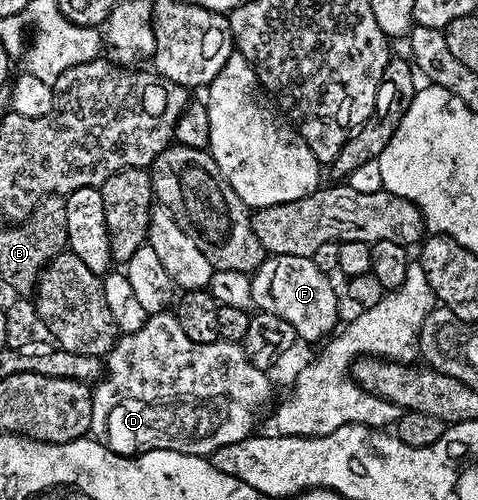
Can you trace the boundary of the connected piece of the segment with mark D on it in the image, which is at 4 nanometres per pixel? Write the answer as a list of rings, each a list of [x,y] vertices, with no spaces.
[[[154,313],[146,320],[146,324],[140,329],[123,334],[114,344],[110,354],[104,359],[104,374],[92,387],[92,421],[89,434],[98,442],[103,443],[112,453],[117,455],[129,455],[131,457],[142,454],[143,451],[175,451],[176,453],[188,453],[189,455],[213,456],[216,449],[224,445],[230,445],[236,441],[244,441],[250,435],[255,434],[254,422],[262,411],[262,406],[270,399],[270,378],[267,372],[262,371],[242,352],[237,343],[197,343],[192,341],[180,329],[180,321],[174,313]]]

